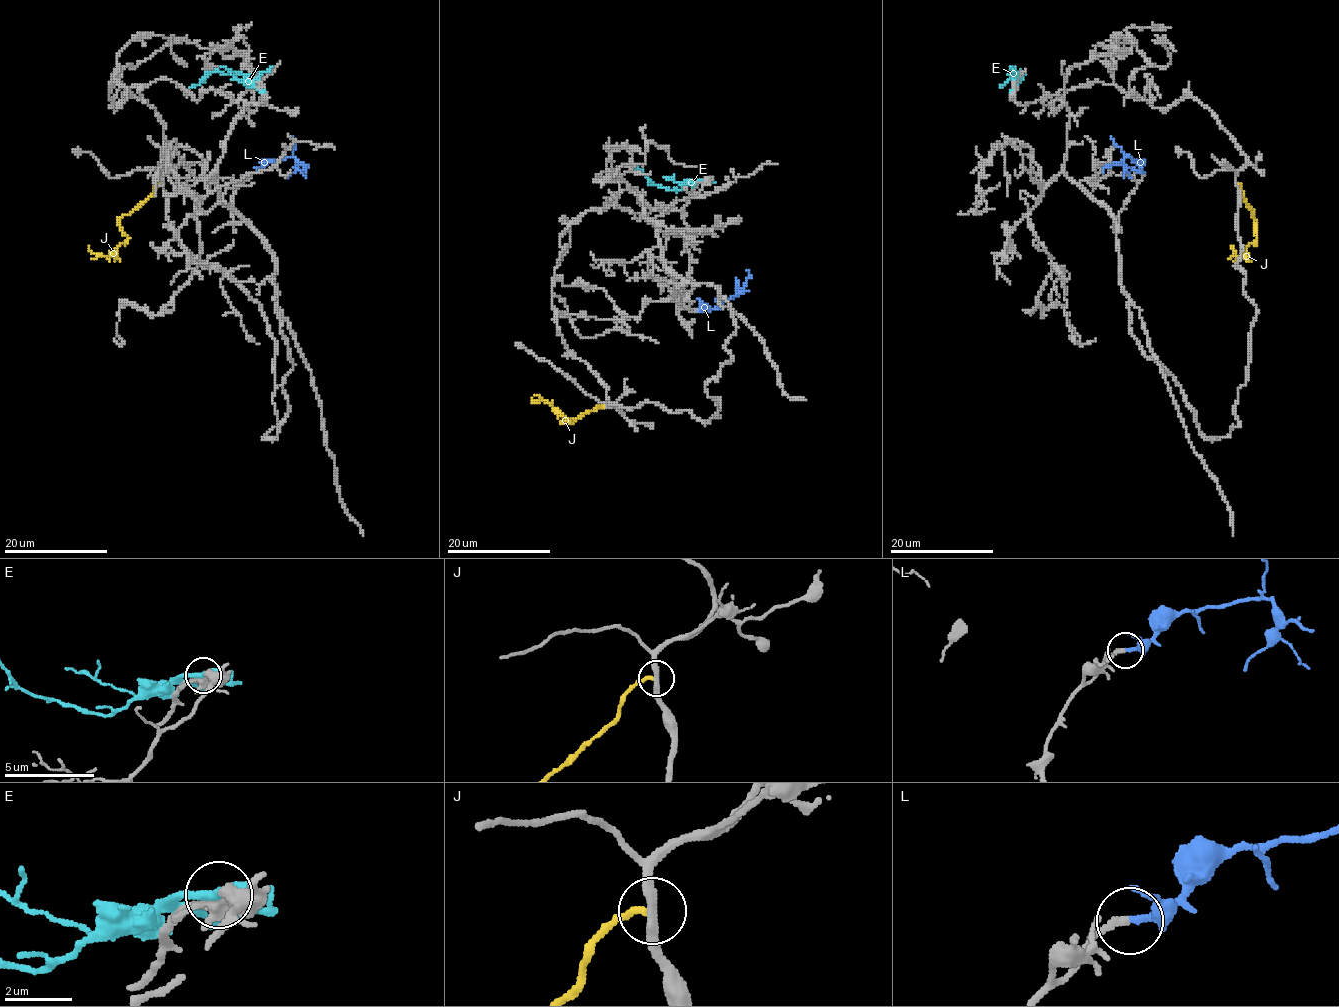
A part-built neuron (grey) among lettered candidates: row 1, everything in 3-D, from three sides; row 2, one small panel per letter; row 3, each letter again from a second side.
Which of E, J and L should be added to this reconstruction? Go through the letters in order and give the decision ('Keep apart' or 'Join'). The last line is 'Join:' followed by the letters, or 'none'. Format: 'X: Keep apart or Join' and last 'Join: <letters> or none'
E: Keep apart
J: Keep apart
L: Join
Join: L

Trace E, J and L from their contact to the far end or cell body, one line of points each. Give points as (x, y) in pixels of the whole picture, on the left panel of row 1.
E: (261, 90), (231, 73), (214, 71), (190, 88)
J: (163, 182), (120, 217), (119, 226), (126, 239), (107, 256), (93, 254), (89, 246)
L: (253, 172), (261, 171), (270, 162), (290, 158), (306, 167), (305, 172)

